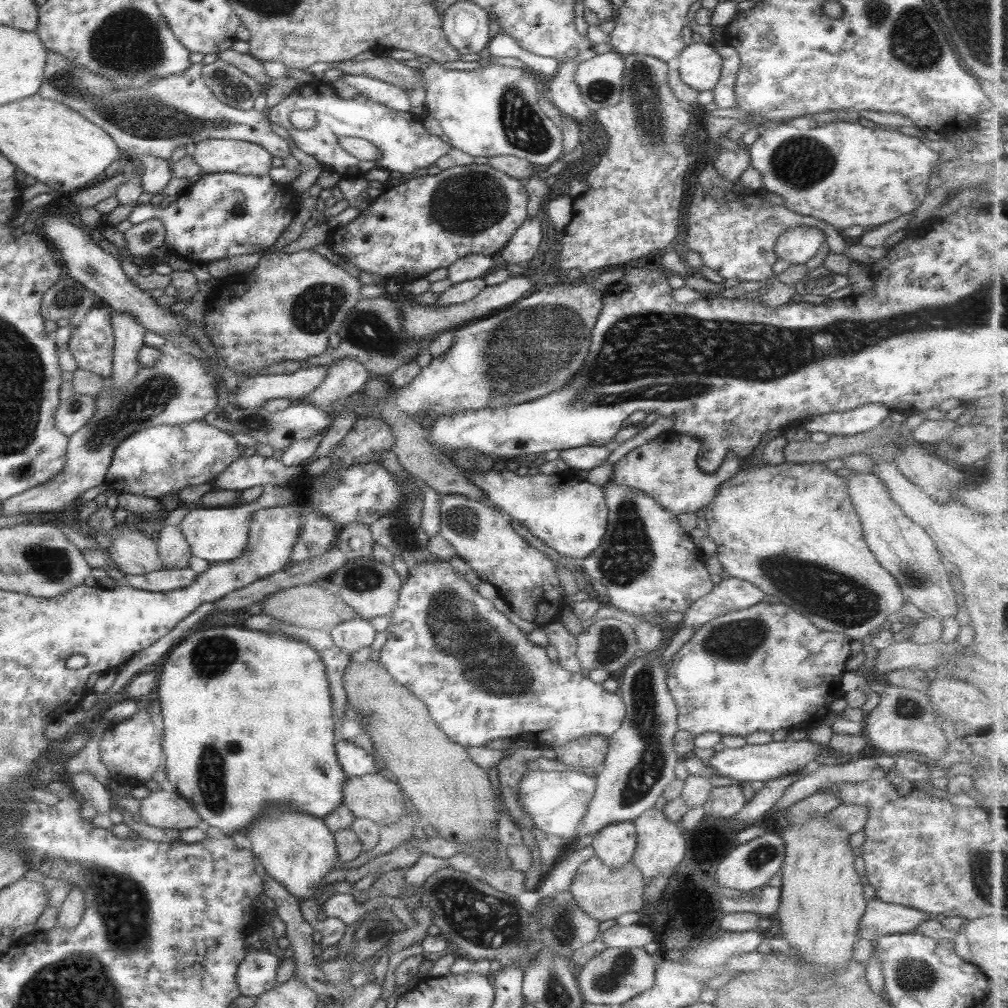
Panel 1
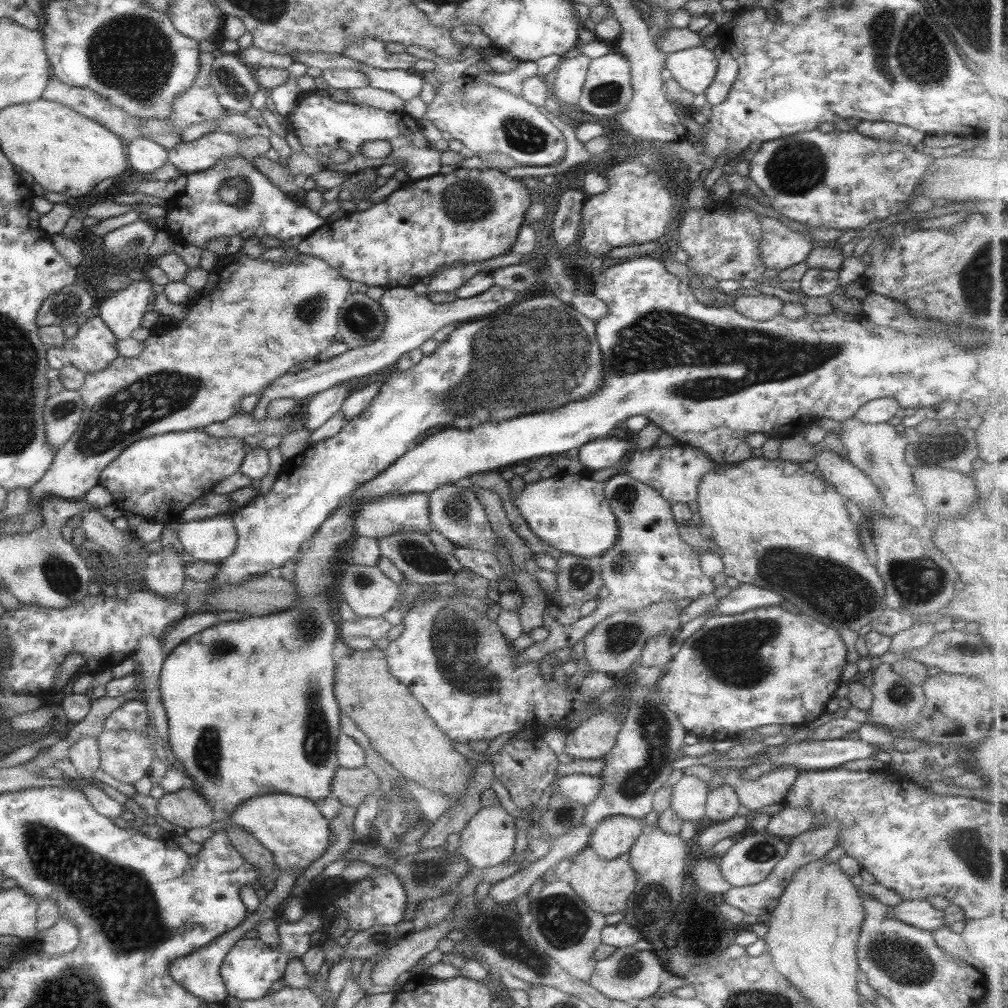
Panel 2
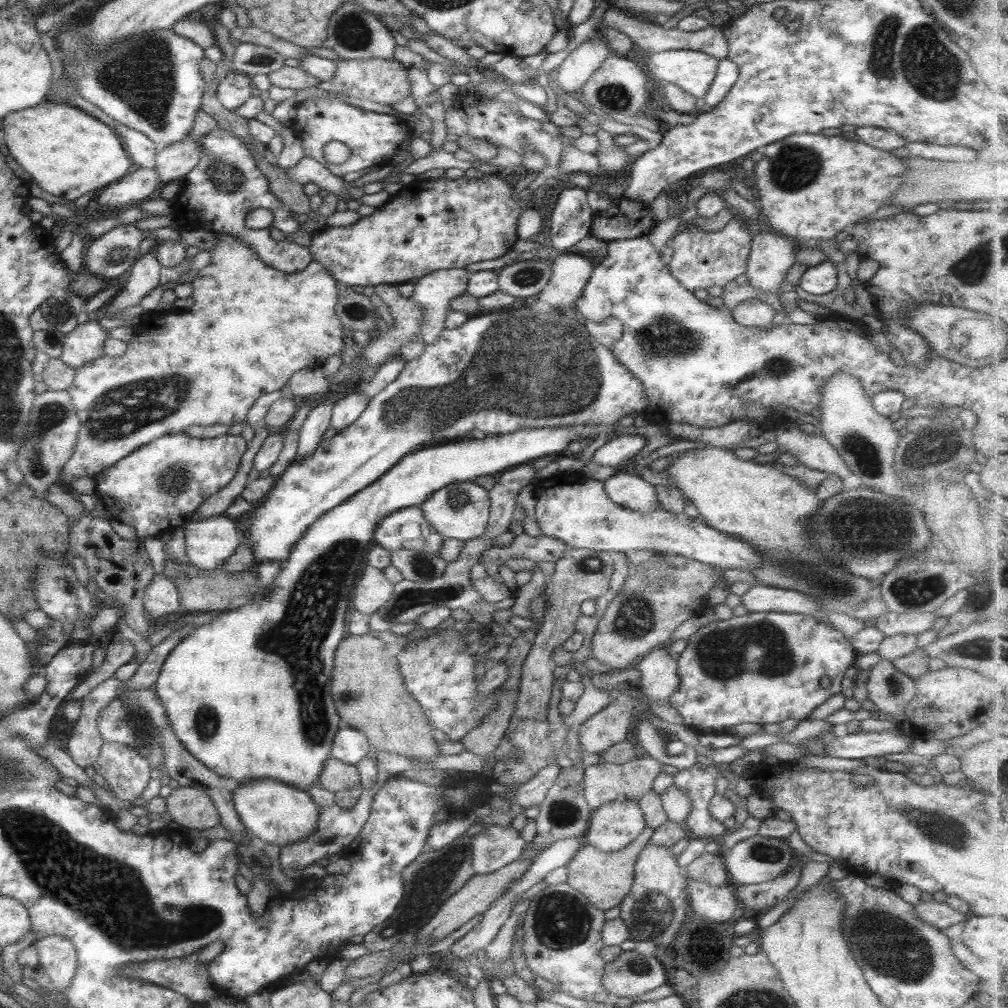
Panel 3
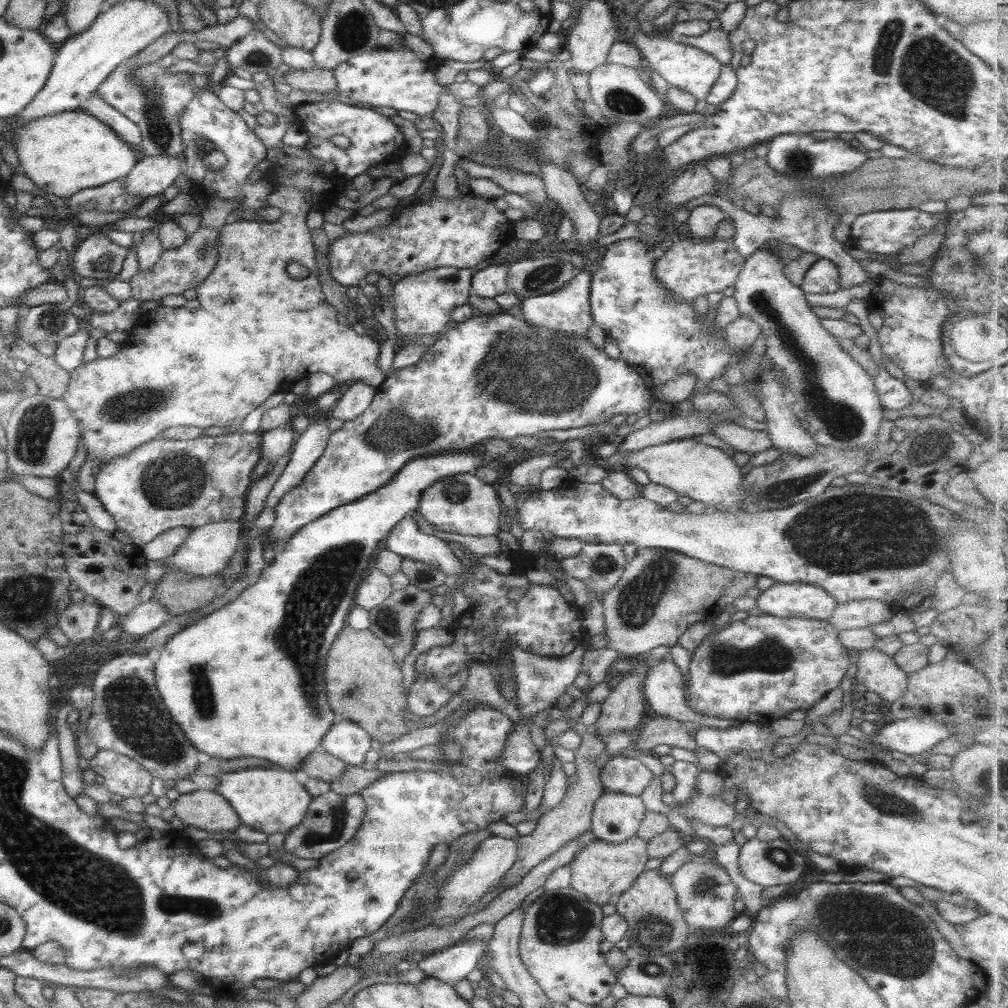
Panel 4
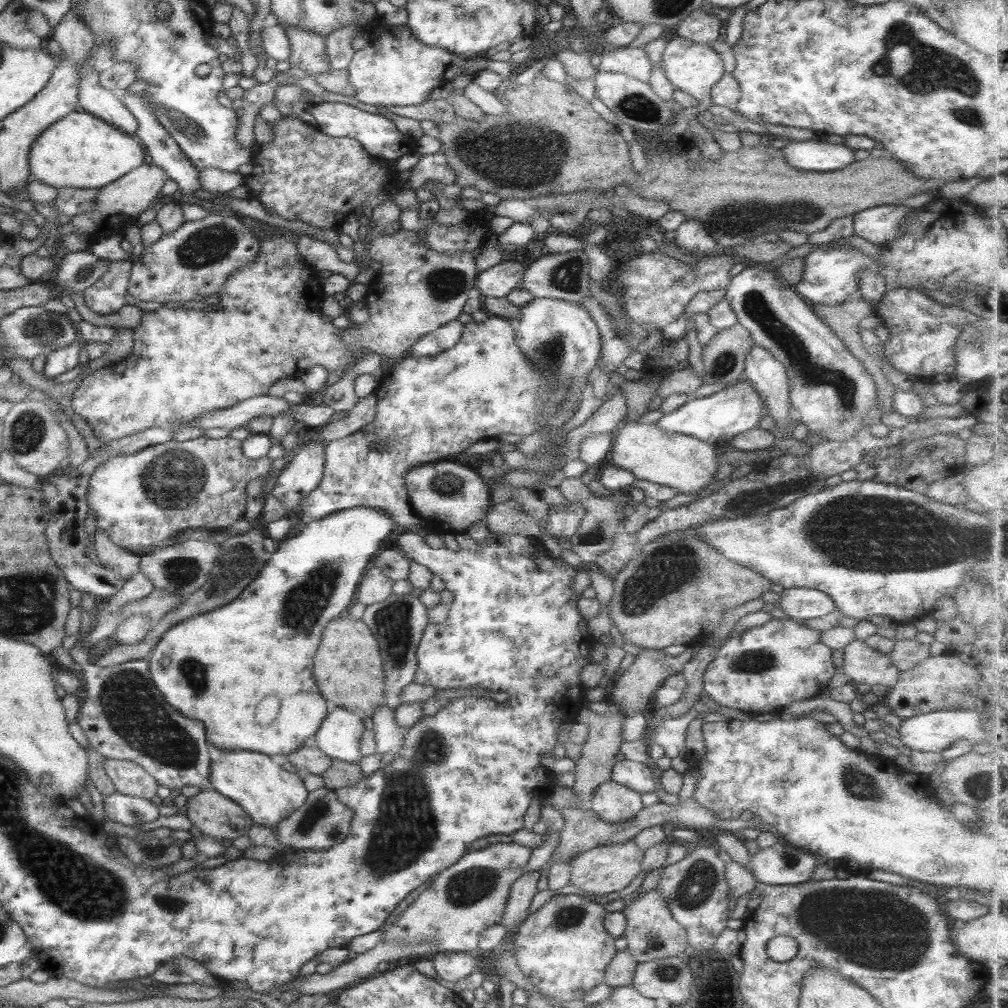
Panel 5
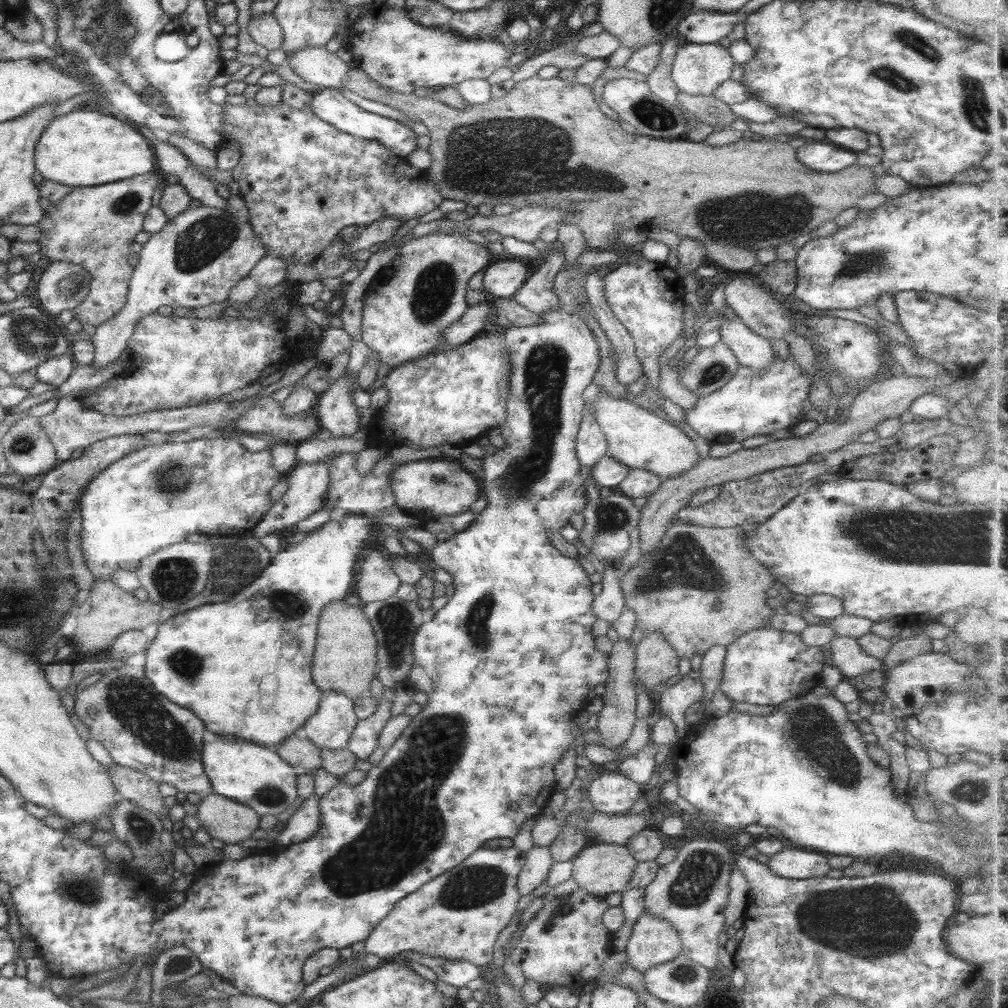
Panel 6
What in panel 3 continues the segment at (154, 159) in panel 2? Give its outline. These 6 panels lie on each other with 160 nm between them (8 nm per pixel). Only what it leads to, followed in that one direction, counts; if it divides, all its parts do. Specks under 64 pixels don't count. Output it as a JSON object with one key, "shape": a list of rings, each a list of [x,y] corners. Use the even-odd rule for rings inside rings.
{"shape":[[[115,124],[114,132],[122,140],[123,148],[131,159],[134,168],[152,168],[155,156],[155,144],[144,134],[128,129],[125,125]]]}

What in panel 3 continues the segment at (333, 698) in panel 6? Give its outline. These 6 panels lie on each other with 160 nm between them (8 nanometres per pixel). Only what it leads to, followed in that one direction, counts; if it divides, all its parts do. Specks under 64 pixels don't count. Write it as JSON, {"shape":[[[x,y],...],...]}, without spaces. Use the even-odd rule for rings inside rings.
{"shape":[[[341,725],[333,736],[328,757],[353,766],[367,755],[369,750],[371,746],[361,732]]]}

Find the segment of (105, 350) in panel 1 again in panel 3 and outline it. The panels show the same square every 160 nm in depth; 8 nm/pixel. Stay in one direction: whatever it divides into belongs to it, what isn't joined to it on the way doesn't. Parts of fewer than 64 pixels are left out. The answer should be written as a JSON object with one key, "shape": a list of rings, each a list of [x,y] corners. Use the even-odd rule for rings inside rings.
{"shape":[[[97,315],[92,316],[90,320],[77,325],[65,335],[58,359],[69,368],[83,366],[104,355],[102,348],[107,337],[108,333],[101,329],[97,322]]]}

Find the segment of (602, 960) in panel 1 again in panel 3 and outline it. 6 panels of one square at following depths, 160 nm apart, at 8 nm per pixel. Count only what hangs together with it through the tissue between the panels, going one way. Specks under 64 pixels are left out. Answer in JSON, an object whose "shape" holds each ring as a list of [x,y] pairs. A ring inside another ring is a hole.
{"shape":[[[651,940],[635,942],[630,951],[604,966],[601,984],[611,997],[631,998],[665,982],[665,974],[656,960],[657,947]]]}

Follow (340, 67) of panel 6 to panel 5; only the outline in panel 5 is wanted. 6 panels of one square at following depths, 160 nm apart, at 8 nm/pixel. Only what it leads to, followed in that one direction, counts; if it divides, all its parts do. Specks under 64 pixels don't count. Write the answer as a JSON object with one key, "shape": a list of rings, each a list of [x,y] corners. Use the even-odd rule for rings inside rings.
{"shape":[[[279,25],[286,30],[290,44],[289,68],[300,68],[310,78],[329,70],[323,37],[294,26]]]}

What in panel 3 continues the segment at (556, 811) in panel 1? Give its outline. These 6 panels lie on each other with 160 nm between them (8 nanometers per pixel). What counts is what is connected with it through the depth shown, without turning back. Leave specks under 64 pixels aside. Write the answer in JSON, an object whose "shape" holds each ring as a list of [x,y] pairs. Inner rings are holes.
{"shape":[[[647,756],[625,761],[623,764],[595,764],[586,766],[582,771],[582,787],[584,788],[584,800],[591,810],[598,808],[607,802],[624,798],[641,798],[647,791],[652,790],[653,779],[660,773],[661,764]]]}

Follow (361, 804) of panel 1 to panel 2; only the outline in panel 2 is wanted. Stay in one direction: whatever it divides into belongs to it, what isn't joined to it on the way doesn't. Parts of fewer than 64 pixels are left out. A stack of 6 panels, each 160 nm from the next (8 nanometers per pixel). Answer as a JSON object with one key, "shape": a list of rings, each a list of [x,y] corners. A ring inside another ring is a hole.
{"shape":[[[337,767],[332,776],[329,792],[343,806],[357,809],[367,793],[379,789],[378,778],[367,767],[348,769]]]}

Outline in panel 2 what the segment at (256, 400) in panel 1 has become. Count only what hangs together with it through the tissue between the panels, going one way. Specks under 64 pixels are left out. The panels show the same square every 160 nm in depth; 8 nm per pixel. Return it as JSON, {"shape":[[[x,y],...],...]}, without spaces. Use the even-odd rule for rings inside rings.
{"shape":[[[492,285],[481,294],[475,296],[455,299],[447,304],[435,304],[423,294],[417,295],[411,287],[393,287],[384,290],[377,300],[385,317],[383,332],[365,346],[347,349],[342,354],[336,355],[320,363],[316,362],[311,368],[301,370],[296,374],[287,374],[276,378],[264,390],[257,394],[258,403],[252,410],[251,415],[255,420],[266,418],[266,404],[276,398],[290,398],[294,401],[305,396],[312,396],[329,388],[337,386],[342,382],[353,384],[361,383],[373,376],[373,372],[393,364],[401,354],[415,350],[422,342],[432,339],[433,334],[447,326],[447,324],[468,323],[496,312],[499,308],[515,302],[515,292],[507,288]]]}

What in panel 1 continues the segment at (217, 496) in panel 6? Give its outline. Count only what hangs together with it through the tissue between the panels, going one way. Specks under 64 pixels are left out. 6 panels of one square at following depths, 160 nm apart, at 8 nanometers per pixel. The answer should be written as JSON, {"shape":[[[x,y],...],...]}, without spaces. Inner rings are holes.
{"shape":[[[203,421],[190,422],[181,426],[167,426],[165,424],[150,426],[128,436],[117,446],[112,454],[104,483],[107,488],[118,494],[145,496],[145,498],[154,498],[160,502],[162,496],[177,494],[186,486],[211,483],[213,477],[217,477],[217,474],[240,457],[241,453],[237,450],[237,445],[237,442],[229,433],[207,425]]]}

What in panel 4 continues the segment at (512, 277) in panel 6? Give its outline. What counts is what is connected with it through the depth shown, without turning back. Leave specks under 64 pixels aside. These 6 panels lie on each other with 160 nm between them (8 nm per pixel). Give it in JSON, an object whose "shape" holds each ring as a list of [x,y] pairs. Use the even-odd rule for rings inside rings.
{"shape":[[[507,264],[488,265],[472,275],[470,289],[473,294],[492,299],[503,292],[508,292],[506,285]]]}

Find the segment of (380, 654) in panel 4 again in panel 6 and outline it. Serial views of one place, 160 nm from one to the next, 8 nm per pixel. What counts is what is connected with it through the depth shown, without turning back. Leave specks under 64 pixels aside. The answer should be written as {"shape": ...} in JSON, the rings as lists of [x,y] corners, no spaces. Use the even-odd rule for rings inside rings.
{"shape":[[[345,600],[328,602],[320,610],[316,626],[310,666],[313,685],[323,693],[339,692],[351,701],[369,695],[369,684],[375,678],[376,638],[362,607],[351,606]]]}

